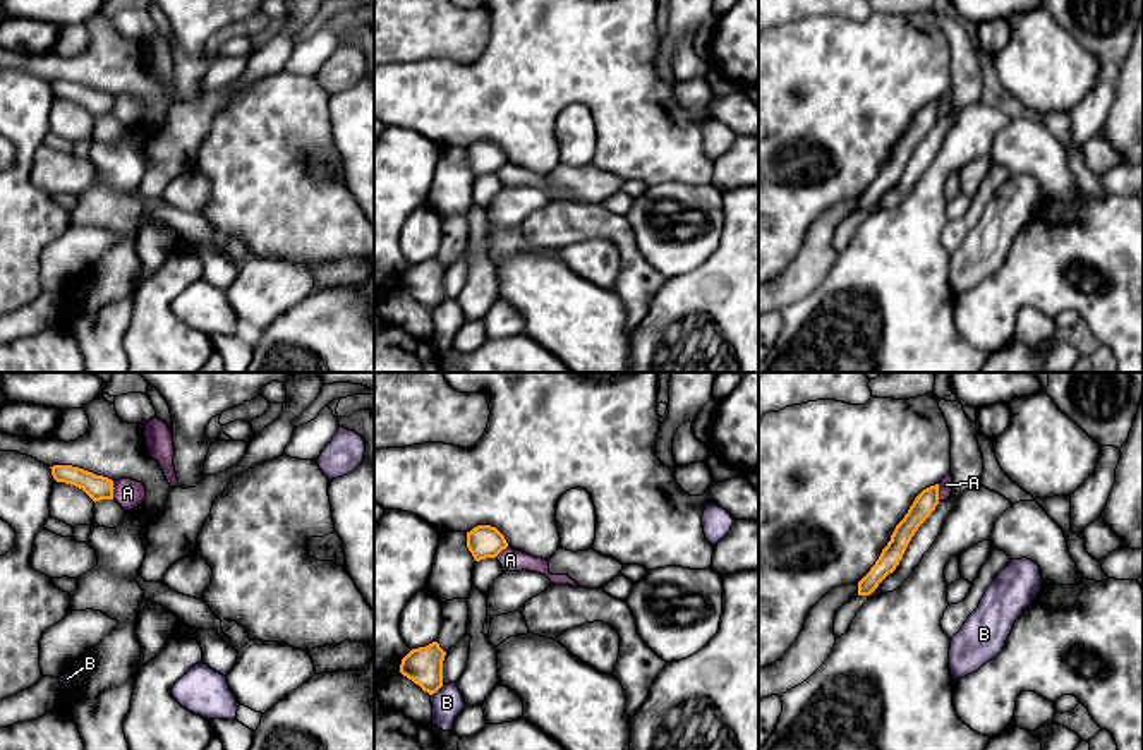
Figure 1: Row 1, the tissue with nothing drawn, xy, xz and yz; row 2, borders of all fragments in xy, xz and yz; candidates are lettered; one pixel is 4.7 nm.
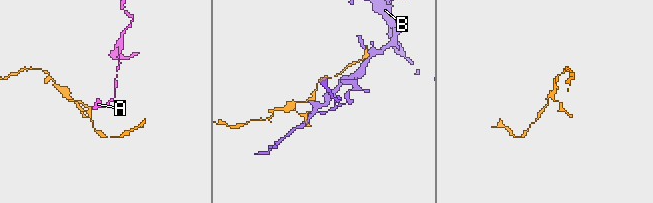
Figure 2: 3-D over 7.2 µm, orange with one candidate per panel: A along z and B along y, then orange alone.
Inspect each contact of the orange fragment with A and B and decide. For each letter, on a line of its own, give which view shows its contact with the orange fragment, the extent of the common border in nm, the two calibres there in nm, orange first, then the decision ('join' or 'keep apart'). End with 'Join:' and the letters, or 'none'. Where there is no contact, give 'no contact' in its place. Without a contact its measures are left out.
A: meets orange in xy; contact 90 nm long; 120 nm thick on the orange side, 140 nm on the other; keep apart
B: meets orange in xz; contact 80 nm long; 180 nm thick on the orange side, 140 nm on the other; keep apart
Join: none

